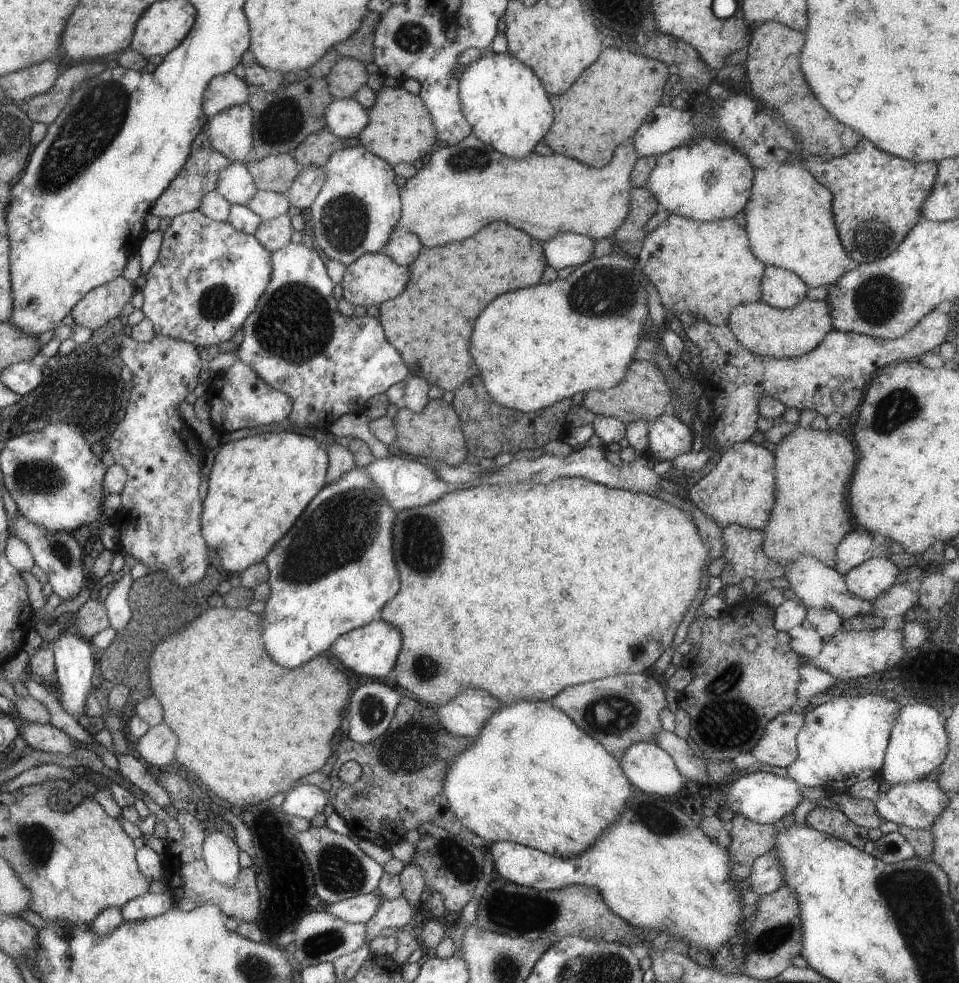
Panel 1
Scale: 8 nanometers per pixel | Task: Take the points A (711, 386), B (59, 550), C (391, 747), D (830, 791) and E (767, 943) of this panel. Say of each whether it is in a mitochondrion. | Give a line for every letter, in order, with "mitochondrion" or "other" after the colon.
A: other
B: mitochondrion
C: mitochondrion
D: other
E: mitochondrion

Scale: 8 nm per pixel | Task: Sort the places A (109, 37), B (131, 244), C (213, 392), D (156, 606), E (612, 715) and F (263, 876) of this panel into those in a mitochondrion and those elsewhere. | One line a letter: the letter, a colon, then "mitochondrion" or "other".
A: other
B: other
C: other
D: mitochondrion
E: mitochondrion
F: other

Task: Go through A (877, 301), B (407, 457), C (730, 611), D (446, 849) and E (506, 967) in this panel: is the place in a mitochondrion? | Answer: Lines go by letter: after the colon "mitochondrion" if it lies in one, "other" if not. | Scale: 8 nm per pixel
A: mitochondrion
B: other
C: other
D: other
E: mitochondrion

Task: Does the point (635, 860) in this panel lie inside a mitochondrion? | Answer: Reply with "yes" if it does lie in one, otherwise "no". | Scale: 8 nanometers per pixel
no

